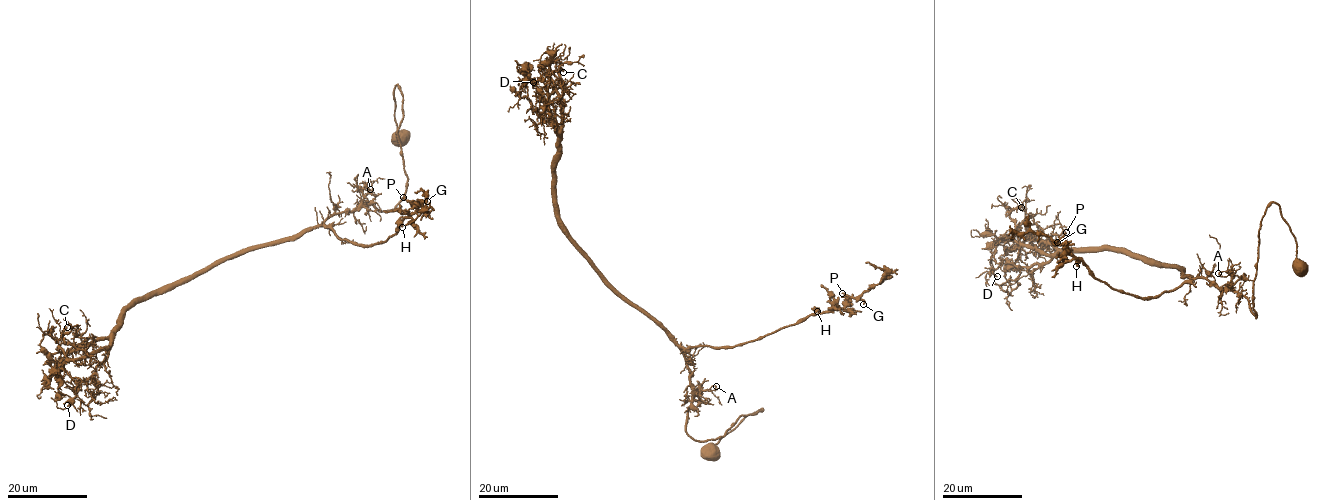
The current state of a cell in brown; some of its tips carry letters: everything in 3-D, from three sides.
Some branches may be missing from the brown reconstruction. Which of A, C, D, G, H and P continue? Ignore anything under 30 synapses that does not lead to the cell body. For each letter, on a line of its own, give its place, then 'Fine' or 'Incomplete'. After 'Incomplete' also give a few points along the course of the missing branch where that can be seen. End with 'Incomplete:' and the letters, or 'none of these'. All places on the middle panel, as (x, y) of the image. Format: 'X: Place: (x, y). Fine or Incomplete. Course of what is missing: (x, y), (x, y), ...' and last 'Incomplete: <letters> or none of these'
A: Place: (716, 386). Fine
C: Place: (563, 72). Incomplete. Course of what is missing: (563, 72), (568, 76), (572, 65), (580, 69)
D: Place: (533, 82). Fine
G: Place: (863, 304). Fine
H: Place: (817, 311). Fine
P: Place: (842, 293). Fine
Incomplete: C

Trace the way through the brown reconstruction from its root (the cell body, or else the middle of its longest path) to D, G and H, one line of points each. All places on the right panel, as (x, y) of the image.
D: (1300, 269), (1273, 202), (1259, 231), (1256, 317), (1246, 298), (1206, 279), (1097, 246), (1005, 262), (997, 276)
G: (1300, 269), (1273, 202), (1259, 231), (1256, 317), (1246, 298), (1203, 278), (1149, 299), (1122, 293), (1057, 242)
H: (1300, 269), (1273, 202), (1259, 231), (1256, 317), (1246, 298), (1206, 279), (1144, 299), (1082, 259), (1076, 266)

